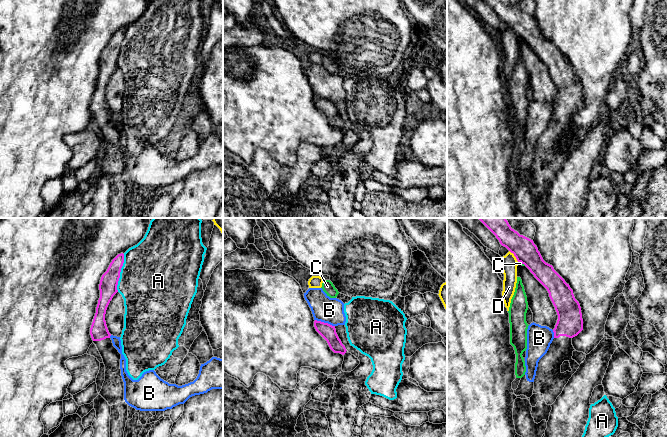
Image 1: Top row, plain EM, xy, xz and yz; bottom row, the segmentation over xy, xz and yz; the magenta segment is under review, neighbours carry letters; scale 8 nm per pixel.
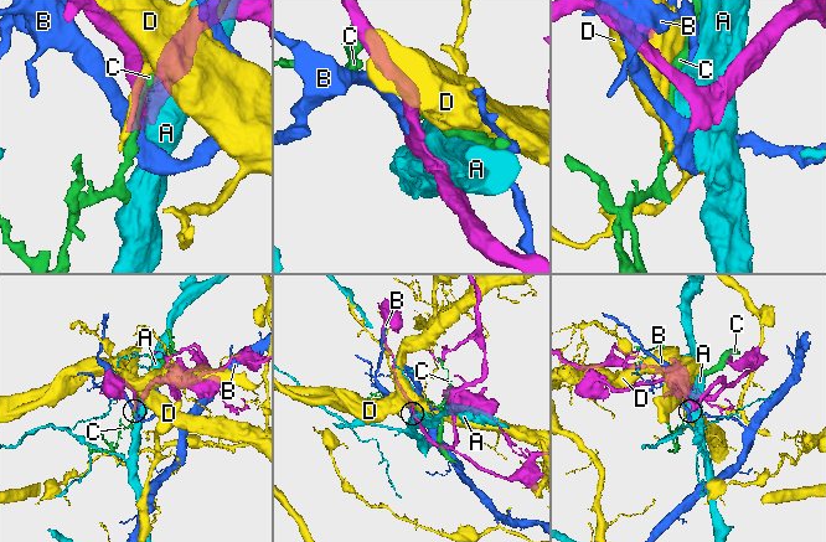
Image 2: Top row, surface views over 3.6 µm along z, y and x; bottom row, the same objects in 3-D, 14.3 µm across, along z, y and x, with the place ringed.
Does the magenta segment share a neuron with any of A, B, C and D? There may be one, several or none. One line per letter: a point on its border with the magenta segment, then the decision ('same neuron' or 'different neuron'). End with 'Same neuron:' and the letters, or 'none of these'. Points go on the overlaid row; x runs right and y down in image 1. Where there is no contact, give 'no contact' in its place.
A: meets magenta in xy at (119, 273); different neuron
B: meets magenta in xz at (325, 323); different neuron
C: meets magenta in yz at (522, 263); different neuron
D: meets magenta in yz at (514, 255); different neuron
Same neuron: none of these

